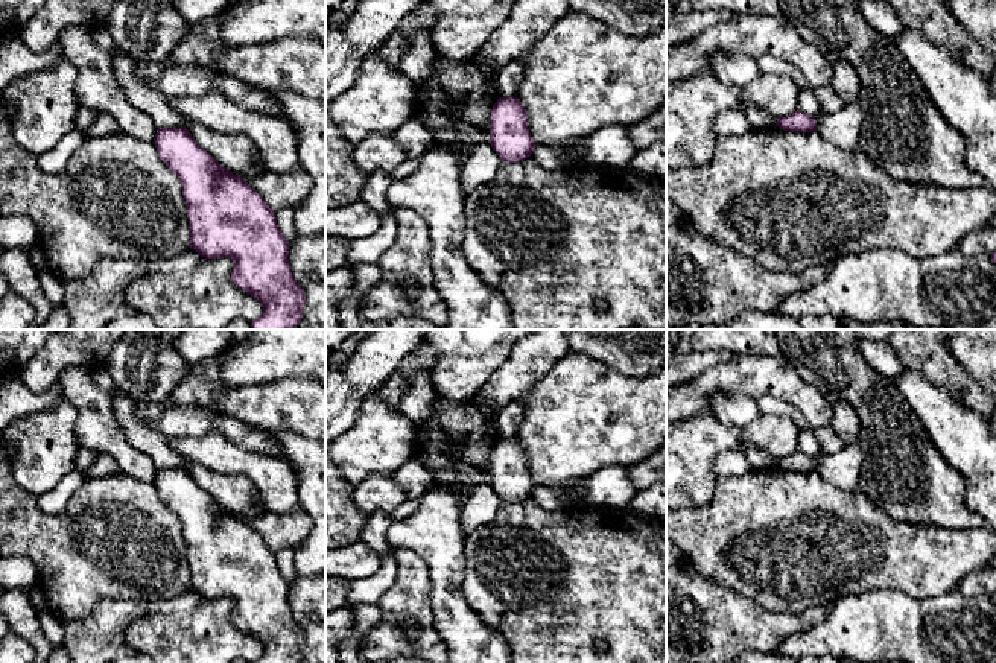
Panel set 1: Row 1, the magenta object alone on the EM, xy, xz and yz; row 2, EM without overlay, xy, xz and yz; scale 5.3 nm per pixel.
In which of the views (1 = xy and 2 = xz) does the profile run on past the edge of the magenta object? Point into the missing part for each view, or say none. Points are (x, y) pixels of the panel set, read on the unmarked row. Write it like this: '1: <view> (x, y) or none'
1: none
2: none

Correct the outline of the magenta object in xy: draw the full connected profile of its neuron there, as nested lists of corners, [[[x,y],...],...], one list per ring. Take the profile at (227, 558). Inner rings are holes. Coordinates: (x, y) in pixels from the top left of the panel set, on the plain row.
[[[158,468],[154,485],[160,499],[181,522],[190,588],[205,599],[233,601],[231,622],[263,645],[263,654],[252,663],[300,663],[306,637],[290,611],[290,584],[263,538],[202,490],[187,468]]]

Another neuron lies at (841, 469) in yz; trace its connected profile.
[[[856,443],[845,444],[838,453],[827,455],[820,452],[814,456],[817,473],[827,482],[844,491],[855,491],[859,468],[864,462],[862,450]]]

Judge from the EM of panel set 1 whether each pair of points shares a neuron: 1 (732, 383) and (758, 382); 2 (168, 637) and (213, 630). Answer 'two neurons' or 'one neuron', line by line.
1: one neuron
2: one neuron

